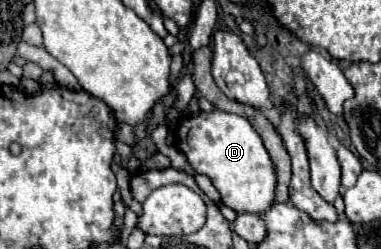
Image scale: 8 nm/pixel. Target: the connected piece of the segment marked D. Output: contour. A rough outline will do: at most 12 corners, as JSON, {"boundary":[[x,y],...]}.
{"boundary":[[213,109],[177,147],[227,207],[275,203],[275,165],[251,123]]}

